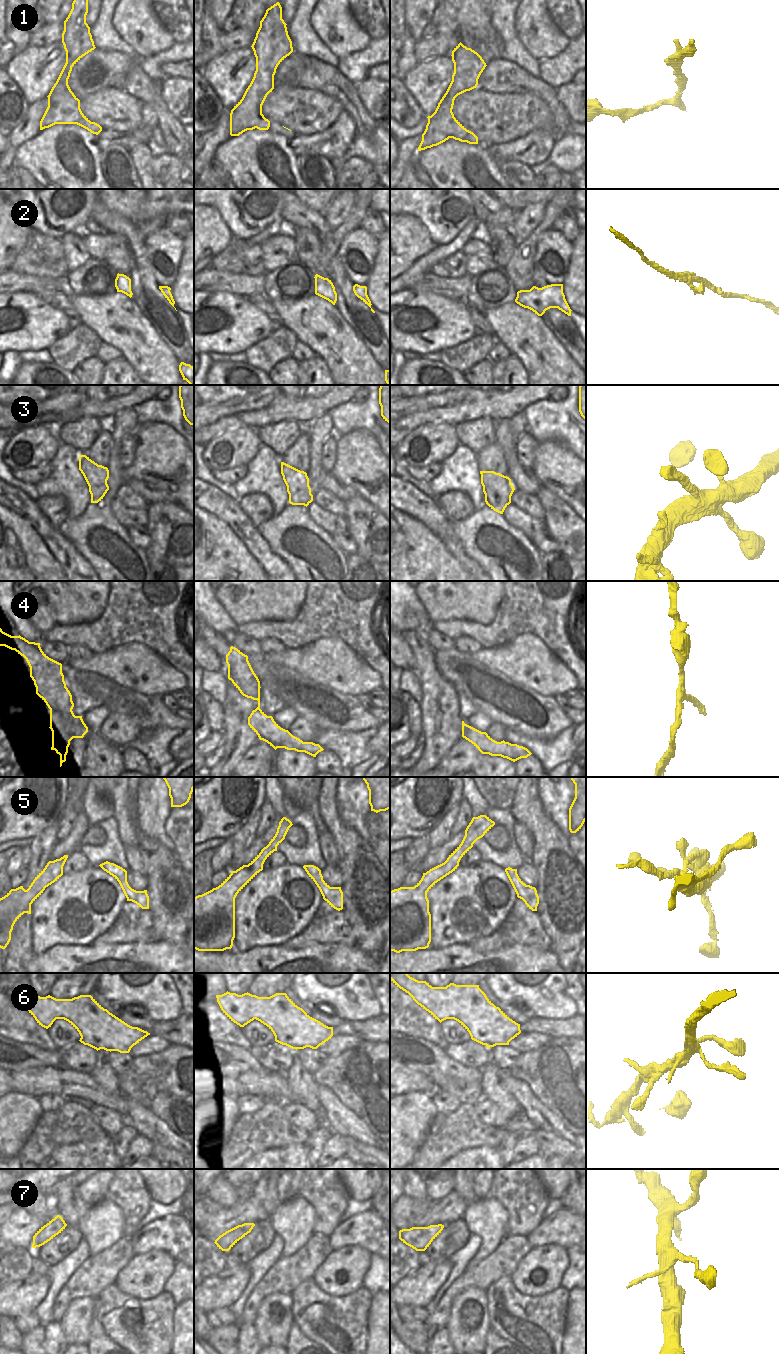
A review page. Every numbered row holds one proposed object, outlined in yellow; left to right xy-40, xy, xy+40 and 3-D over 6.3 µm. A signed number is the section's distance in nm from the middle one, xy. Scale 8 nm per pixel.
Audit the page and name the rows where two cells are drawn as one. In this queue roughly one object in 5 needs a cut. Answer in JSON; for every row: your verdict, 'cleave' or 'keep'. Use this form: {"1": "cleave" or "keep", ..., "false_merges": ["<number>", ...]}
{"1": "cleave", "2": "keep", "3": "keep", "4": "keep", "5": "keep", "6": "keep", "7": "keep", "false_merges": ["1"]}

